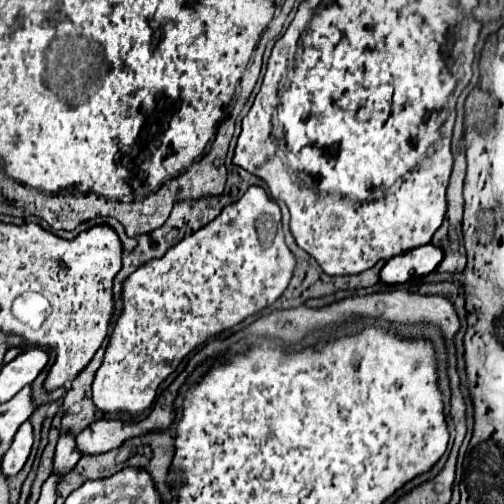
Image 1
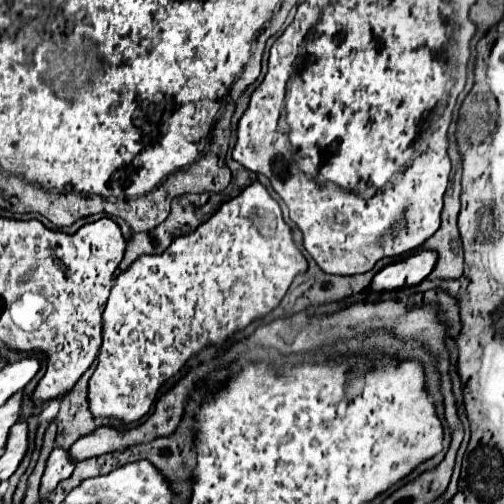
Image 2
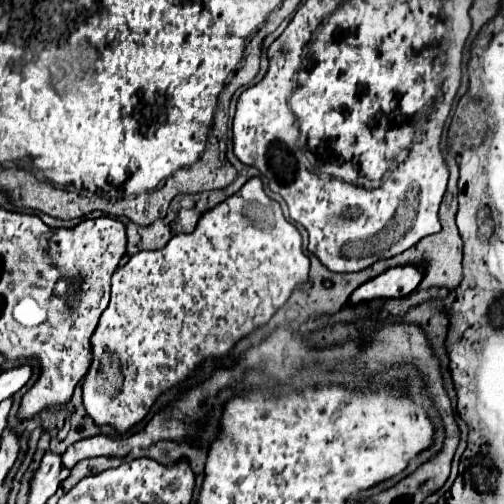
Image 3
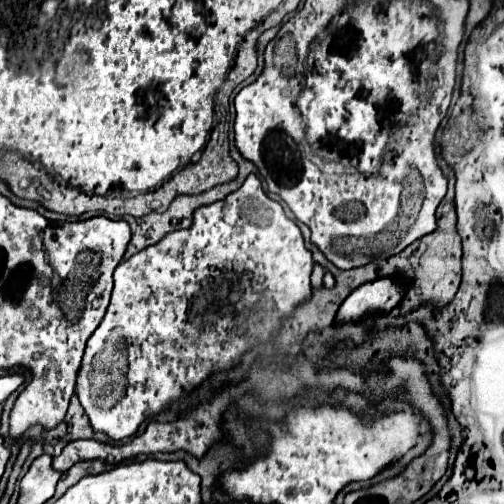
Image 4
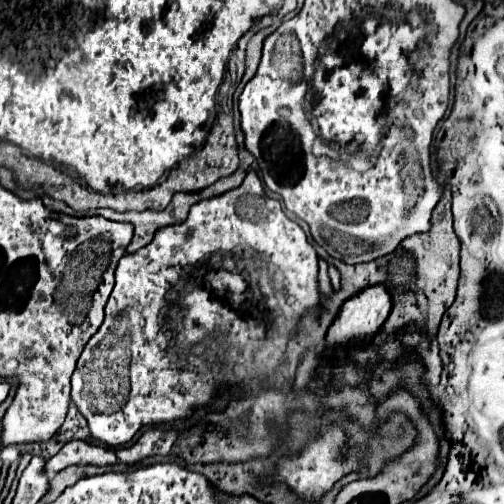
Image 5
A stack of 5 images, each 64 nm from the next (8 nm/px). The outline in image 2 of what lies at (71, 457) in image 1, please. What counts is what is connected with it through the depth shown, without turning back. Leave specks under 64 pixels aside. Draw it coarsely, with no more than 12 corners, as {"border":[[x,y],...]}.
{"border":[[54,448],[40,480],[40,500],[70,478],[74,462]]}

